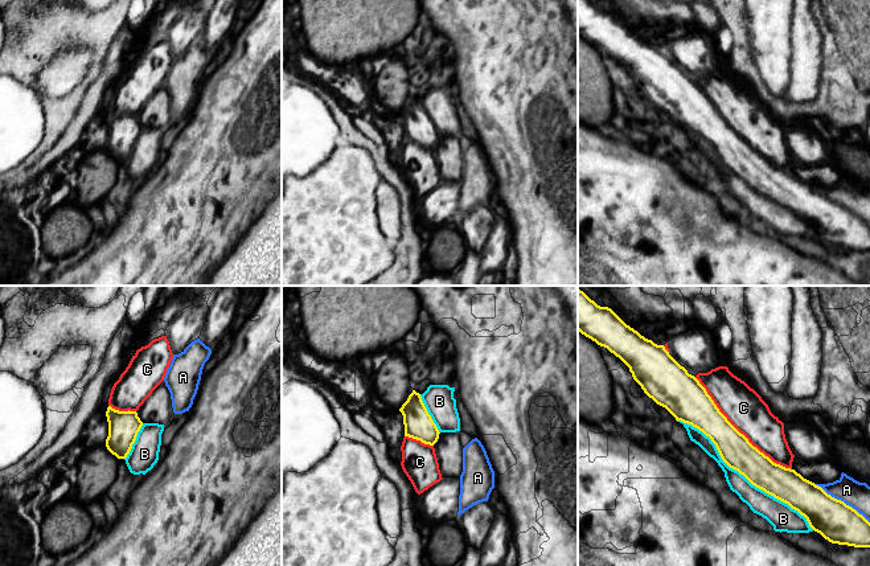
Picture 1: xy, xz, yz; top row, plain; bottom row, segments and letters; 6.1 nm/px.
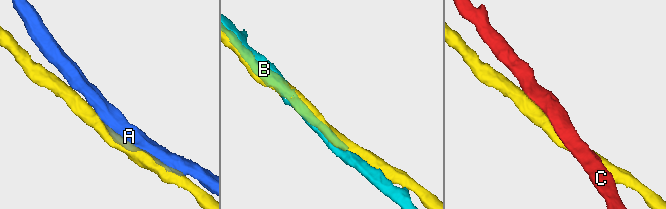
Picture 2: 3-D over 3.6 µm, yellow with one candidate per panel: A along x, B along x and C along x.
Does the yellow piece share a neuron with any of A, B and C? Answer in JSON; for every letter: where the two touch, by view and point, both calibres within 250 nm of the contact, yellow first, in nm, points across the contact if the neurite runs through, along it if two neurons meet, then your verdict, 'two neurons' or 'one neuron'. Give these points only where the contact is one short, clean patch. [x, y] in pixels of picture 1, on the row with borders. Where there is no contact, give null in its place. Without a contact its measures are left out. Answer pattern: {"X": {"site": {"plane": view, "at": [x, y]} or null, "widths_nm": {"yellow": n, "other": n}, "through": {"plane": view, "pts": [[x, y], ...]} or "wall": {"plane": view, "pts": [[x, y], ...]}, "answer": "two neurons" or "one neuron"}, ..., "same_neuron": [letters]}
{"A": {"site": {"plane": "yz", "at": [842, 501]}, "widths_nm": {"yellow": 240, "other": 160}, "answer": "two neurons"}, "B": {"site": {"plane": "yz", "at": [743, 475]}, "widths_nm": {"yellow": 200, "other": 140}, "answer": "two neurons"}, "C": {"site": {"plane": "yz", "at": [737, 430]}, "widths_nm": {"yellow": 200, "other": 240}, "answer": "two neurons"}, "same_neuron": []}

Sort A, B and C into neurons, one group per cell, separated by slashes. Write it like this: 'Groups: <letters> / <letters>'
Groups: A / B / C

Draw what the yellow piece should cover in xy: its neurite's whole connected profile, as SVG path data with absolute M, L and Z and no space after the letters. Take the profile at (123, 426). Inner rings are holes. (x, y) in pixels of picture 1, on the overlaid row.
M111 406L107 407L106 417L108 422L106 447L118 459L126 459L136 440L143 422L136 411L119 411Z

